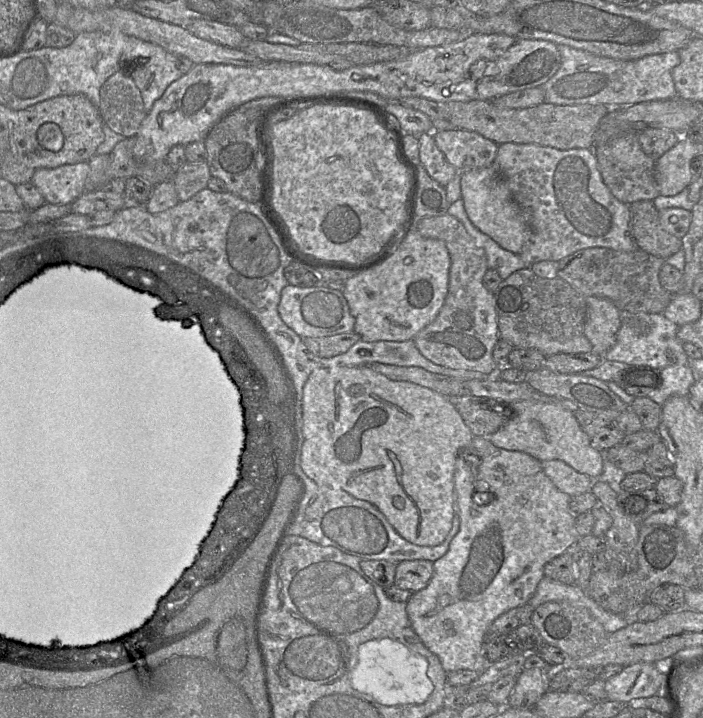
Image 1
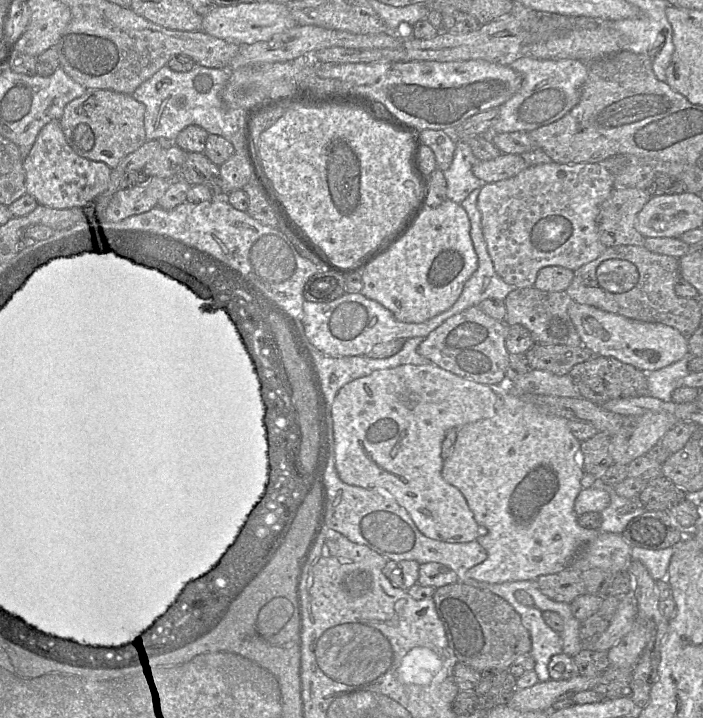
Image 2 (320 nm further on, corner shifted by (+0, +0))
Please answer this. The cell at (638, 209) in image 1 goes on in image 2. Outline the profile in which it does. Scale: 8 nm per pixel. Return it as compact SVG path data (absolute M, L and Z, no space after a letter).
M615 187L600 205L596 225L606 247L643 246L645 237L635 228L635 220L651 194L648 189Z

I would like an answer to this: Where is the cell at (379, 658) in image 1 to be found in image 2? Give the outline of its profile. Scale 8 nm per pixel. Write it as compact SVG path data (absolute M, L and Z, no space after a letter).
M415 647L404 656L397 676L407 685L427 685L440 668L441 661L432 650Z

